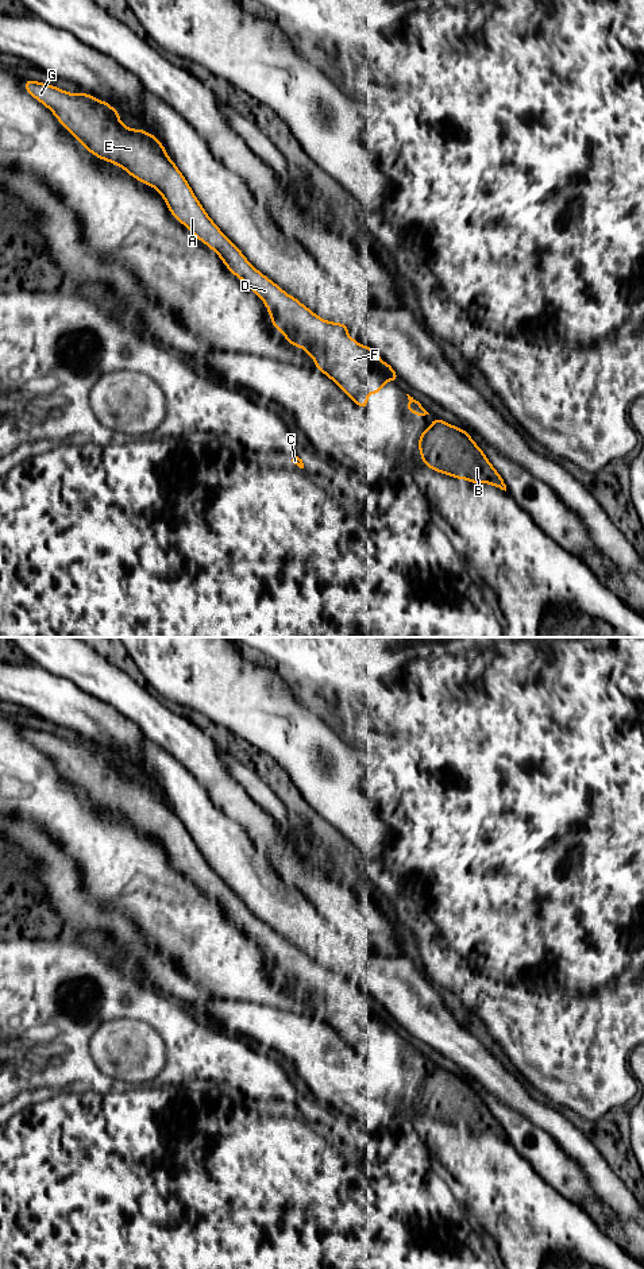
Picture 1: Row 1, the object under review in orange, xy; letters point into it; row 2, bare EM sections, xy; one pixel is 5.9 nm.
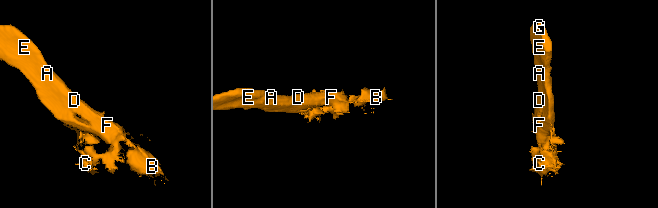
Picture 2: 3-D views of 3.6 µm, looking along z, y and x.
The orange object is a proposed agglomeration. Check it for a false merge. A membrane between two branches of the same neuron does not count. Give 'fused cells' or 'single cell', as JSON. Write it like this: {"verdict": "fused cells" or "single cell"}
{"verdict": "single cell"}

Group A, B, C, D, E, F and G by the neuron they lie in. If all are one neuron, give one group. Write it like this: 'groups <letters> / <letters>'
groups A B C D E F G

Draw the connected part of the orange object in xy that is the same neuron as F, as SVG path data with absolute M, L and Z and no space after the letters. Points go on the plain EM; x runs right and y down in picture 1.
M24 728L24 734L85 798L155 836L171 863L217 900L227 917L259 944L275 977L282 979L290 992L304 996L317 1018L329 1025L360 1057L367 1054L369 1041L378 1042L389 1027L397 1031L397 1021L378 1000L347 983L347 971L328 971L316 964L243 904L205 861L157 784L144 778L127 776L116 757L90 742L72 742L34 728Z

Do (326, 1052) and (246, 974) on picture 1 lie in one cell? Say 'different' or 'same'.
different

